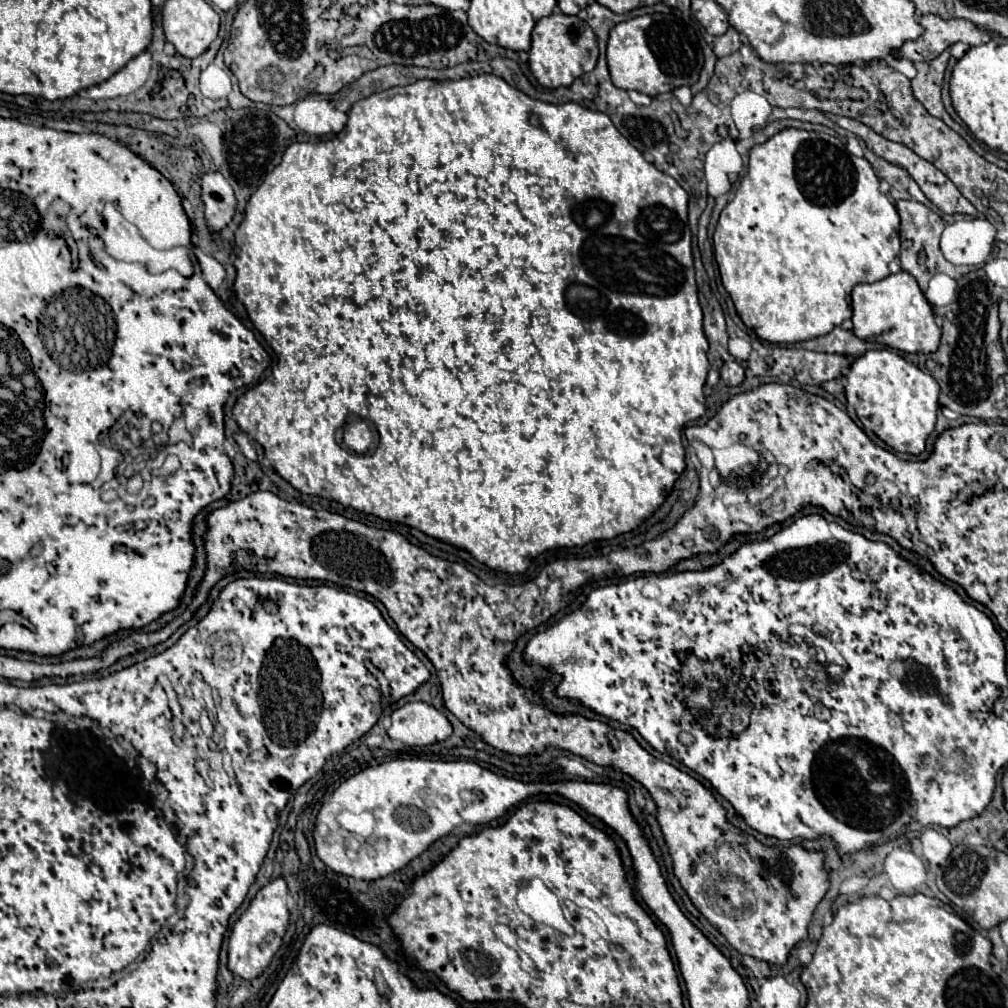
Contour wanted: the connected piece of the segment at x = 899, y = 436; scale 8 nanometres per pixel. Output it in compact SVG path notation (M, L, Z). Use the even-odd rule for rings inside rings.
M872 349L858 357L846 377L846 397L848 405L854 405L858 415L864 415L874 423L874 433L894 451L920 455L926 447L928 435L934 431L936 425L936 413L938 413L938 393L940 387L936 385L936 379L930 373L920 371L916 365L904 361L896 351L890 349Z

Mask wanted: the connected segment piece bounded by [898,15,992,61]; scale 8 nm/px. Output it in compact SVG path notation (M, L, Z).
M924 15L920 17L920 25L924 27L922 37L904 43L898 57L910 61L930 61L954 43L982 45L992 37L990 29L980 27L968 19L956 19L956 17L944 19L940 15Z

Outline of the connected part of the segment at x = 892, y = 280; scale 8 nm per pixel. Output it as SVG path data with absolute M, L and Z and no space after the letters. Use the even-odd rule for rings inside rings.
M904 271L896 275L888 275L882 281L876 283L862 283L856 285L852 291L852 323L854 323L854 335L864 341L876 341L880 345L904 351L904 353L932 353L938 349L940 343L940 327L936 325L932 307L928 305L924 293L916 285L916 279Z

